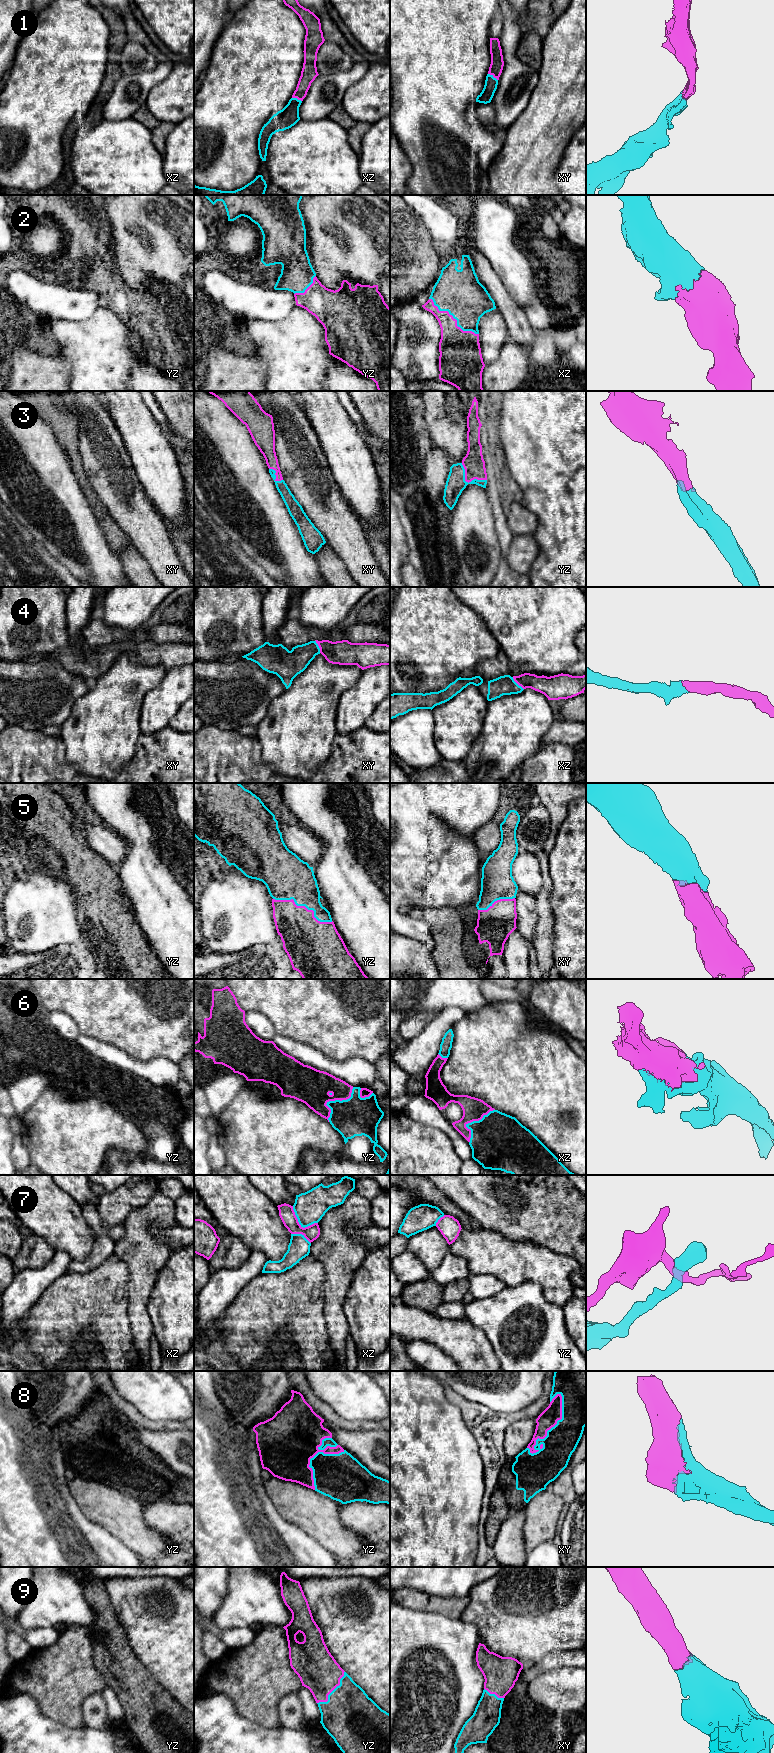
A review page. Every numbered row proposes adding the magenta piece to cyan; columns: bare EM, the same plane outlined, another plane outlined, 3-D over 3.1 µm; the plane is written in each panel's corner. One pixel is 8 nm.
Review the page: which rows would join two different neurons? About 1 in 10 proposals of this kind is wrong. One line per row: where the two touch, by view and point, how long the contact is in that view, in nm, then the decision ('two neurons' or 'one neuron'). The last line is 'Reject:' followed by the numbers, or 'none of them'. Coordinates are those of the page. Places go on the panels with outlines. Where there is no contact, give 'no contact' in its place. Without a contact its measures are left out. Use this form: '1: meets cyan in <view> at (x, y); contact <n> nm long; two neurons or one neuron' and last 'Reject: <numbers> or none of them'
1: meets cyan in xy at (492, 76); contact 100 nm long; one neuron
2: meets cyan in xz at (455, 318); contact 500 nm long; one neuron
3: meets cyan in yz at (467, 482); contact 240 nm long; one neuron
4: meets cyan in xz at (516, 683); contact 140 nm long; one neuron
5: meets cyan in yz at (304, 905); contact 500 nm long; one neuron
6: meets cyan in yz at (335, 1100); contact 340 nm long; one neuron
7: meets cyan in xz at (300, 1224); contact 240 nm long; two neurons
8: meets cyan in xy at (552, 1427); contact 550 nm long; one neuron
9: meets cyan in yz at (332, 1691); contact 340 nm long; one neuron
Reject: 7

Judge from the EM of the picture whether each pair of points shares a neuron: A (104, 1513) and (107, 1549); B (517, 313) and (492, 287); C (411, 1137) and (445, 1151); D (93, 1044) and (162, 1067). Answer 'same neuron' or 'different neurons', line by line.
A: different neurons
B: same neuron
C: same neuron
D: same neuron

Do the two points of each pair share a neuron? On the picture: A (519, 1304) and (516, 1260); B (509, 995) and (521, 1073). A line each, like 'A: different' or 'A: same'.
A: different
B: different

